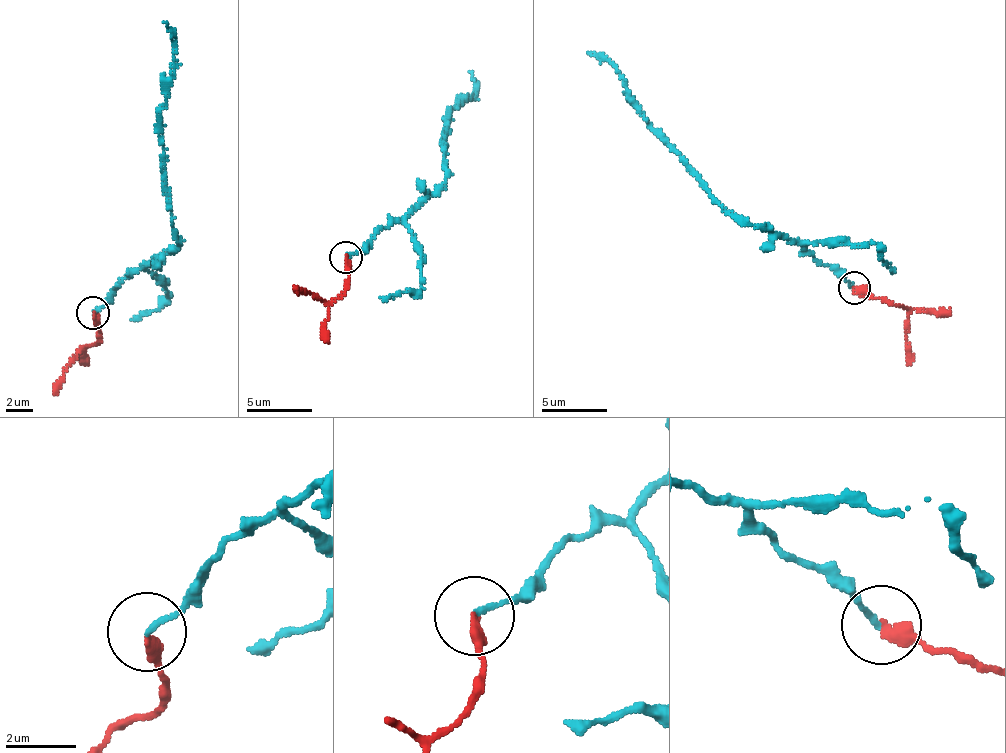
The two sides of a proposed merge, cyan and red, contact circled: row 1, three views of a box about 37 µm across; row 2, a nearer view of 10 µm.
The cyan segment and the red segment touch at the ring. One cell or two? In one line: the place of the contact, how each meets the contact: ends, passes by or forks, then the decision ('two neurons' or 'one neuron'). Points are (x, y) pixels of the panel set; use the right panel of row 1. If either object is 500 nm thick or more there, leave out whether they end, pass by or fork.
place (854, 288); cyan ends; red ends; one neuron

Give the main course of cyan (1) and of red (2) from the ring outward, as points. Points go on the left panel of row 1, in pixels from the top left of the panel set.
1: (94, 312), (141, 269), (178, 246), (160, 112), (174, 71), (174, 57), (163, 22)
2: (94, 312), (100, 333), (83, 346), (54, 394)

